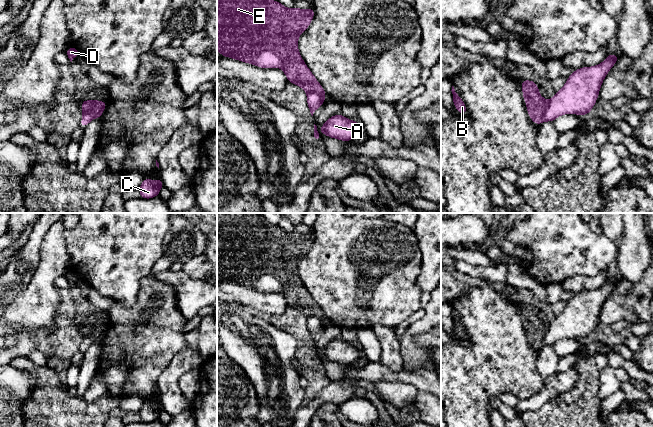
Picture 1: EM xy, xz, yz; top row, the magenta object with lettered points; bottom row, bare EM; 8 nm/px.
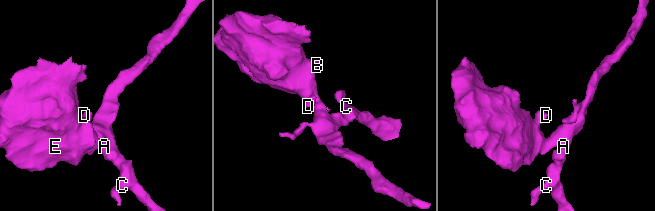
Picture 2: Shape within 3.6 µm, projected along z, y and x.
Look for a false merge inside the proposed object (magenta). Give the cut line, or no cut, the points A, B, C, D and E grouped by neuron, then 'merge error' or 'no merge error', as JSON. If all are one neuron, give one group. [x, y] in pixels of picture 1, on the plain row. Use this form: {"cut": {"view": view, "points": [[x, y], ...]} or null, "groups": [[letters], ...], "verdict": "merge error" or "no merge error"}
{"cut": {"view": "yz", "points": [[549, 325], [542, 345]]}, "groups": [["A", "C"], ["B", "D", "E"]], "verdict": "merge error"}

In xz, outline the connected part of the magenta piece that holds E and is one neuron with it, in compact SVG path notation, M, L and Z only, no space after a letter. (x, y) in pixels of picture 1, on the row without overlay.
M217 213L217 275L229 281L260 292L280 291L288 306L301 311L306 317L316 317L320 322L327 321L323 311L305 288L298 274L298 262L313 244L313 232L286 232L279 225L269 223L260 213Z

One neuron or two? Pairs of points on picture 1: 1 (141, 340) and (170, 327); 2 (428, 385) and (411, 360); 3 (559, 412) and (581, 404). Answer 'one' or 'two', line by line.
1: one
2: two
3: one

